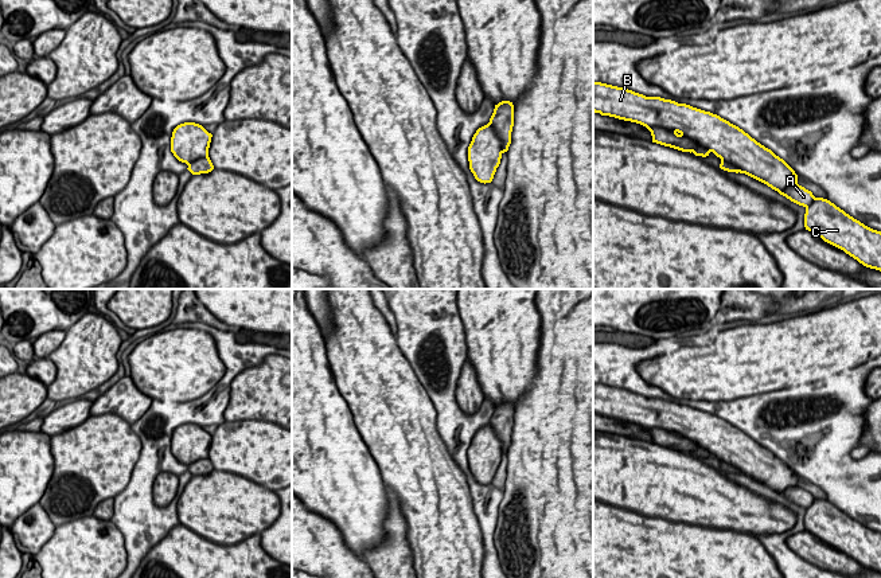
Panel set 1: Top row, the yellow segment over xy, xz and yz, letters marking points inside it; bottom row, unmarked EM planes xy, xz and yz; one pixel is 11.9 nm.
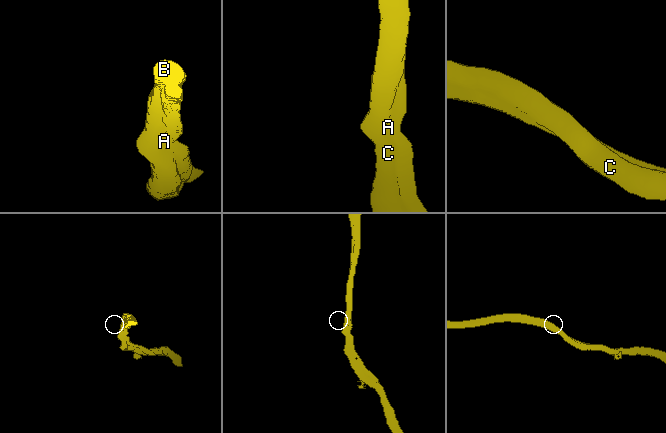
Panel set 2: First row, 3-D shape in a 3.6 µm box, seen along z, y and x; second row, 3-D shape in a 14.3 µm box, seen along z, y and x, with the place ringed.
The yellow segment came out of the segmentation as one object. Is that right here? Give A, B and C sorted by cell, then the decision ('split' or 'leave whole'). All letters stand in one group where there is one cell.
A / B C | split

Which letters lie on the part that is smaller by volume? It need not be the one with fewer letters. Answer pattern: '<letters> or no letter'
A

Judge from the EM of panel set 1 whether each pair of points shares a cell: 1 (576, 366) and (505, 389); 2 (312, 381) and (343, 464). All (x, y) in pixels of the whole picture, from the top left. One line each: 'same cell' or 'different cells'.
1: different cells
2: same cell

